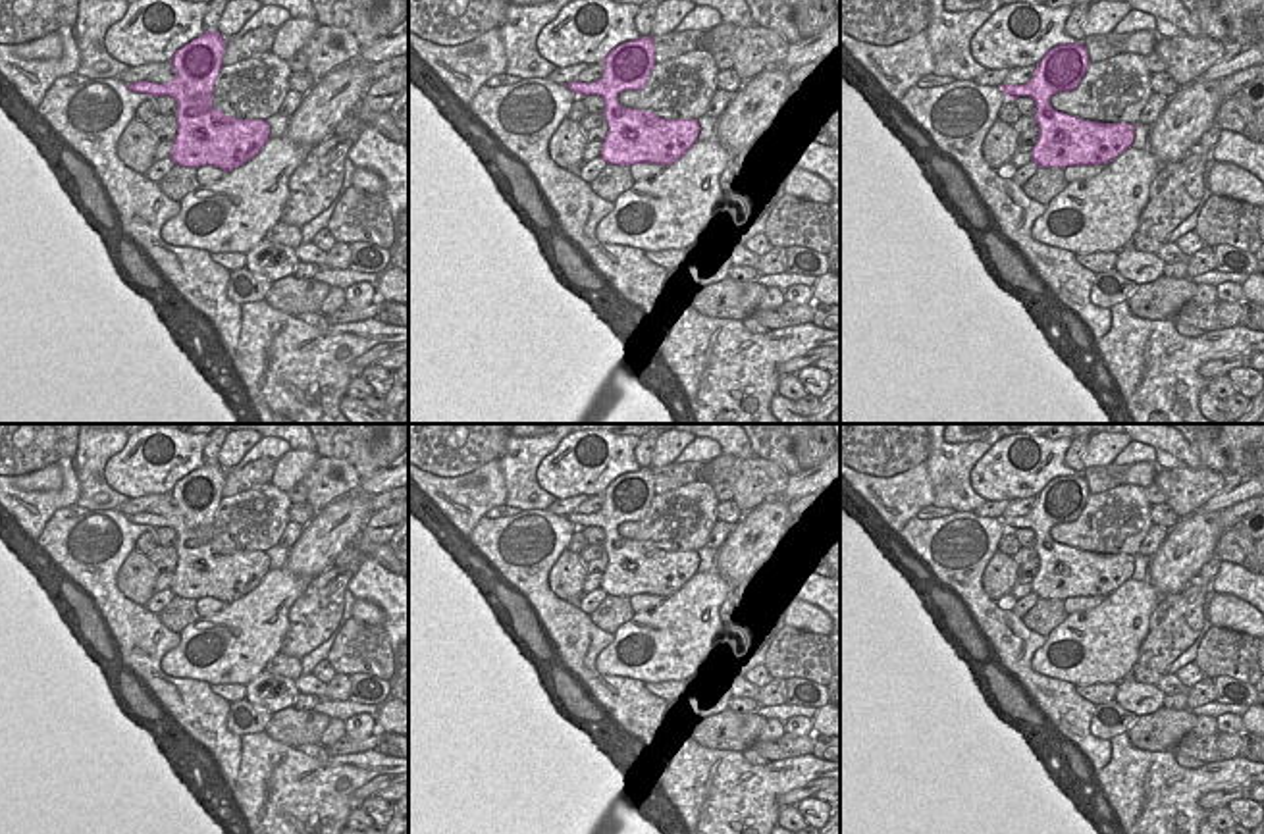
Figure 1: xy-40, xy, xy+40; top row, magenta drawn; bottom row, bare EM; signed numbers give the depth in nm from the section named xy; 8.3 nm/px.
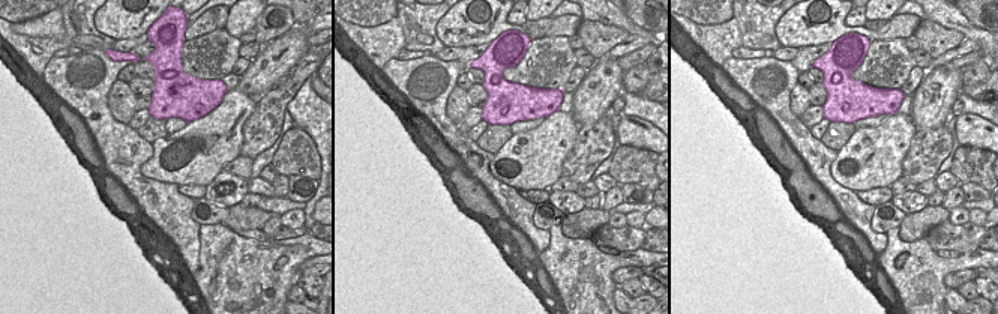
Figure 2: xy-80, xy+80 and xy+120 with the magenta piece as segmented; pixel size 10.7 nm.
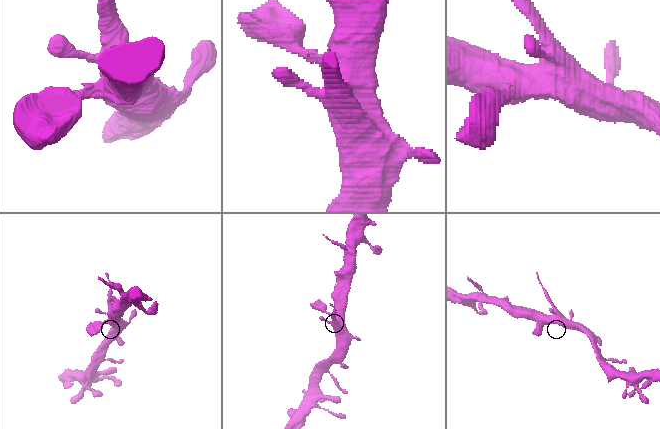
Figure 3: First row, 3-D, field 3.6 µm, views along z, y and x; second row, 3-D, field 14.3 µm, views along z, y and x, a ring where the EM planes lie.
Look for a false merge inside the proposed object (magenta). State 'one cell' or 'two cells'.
one cell

